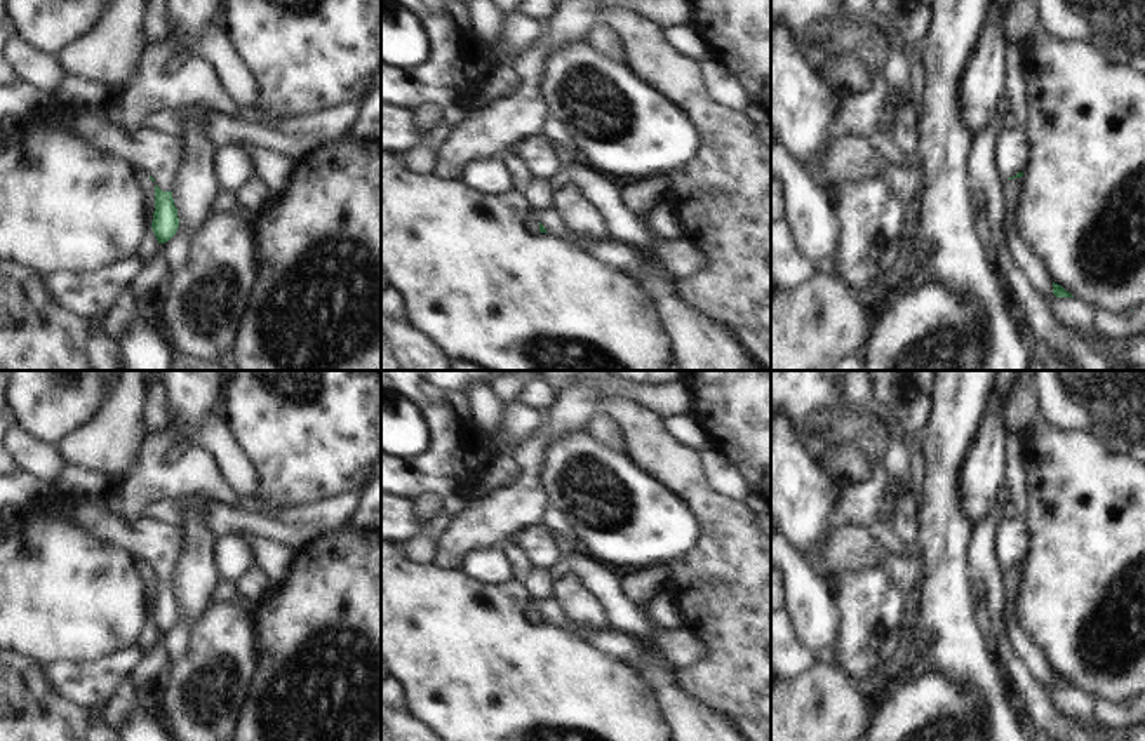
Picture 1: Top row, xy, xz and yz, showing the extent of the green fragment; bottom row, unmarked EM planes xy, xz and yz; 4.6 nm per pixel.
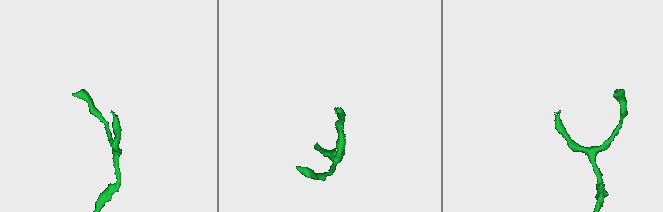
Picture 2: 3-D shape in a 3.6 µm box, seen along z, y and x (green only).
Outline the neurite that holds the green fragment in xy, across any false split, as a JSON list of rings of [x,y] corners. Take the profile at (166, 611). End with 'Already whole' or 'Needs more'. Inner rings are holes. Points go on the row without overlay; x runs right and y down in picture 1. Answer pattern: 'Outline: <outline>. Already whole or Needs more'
Outline: [[[106,503],[66,504],[56,511],[70,518],[73,525],[131,551],[141,565],[155,572],[151,619],[158,633],[169,631],[179,618],[172,581],[188,544],[184,529],[150,517],[131,522]]]. Needs more

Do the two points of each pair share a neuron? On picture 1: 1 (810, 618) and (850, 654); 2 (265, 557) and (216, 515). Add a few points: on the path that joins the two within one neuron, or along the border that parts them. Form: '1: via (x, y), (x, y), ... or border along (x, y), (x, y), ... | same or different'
1: border along (837, 602), (839, 640), (834, 646) | different
2: border along (237, 533), (279, 543) | different

